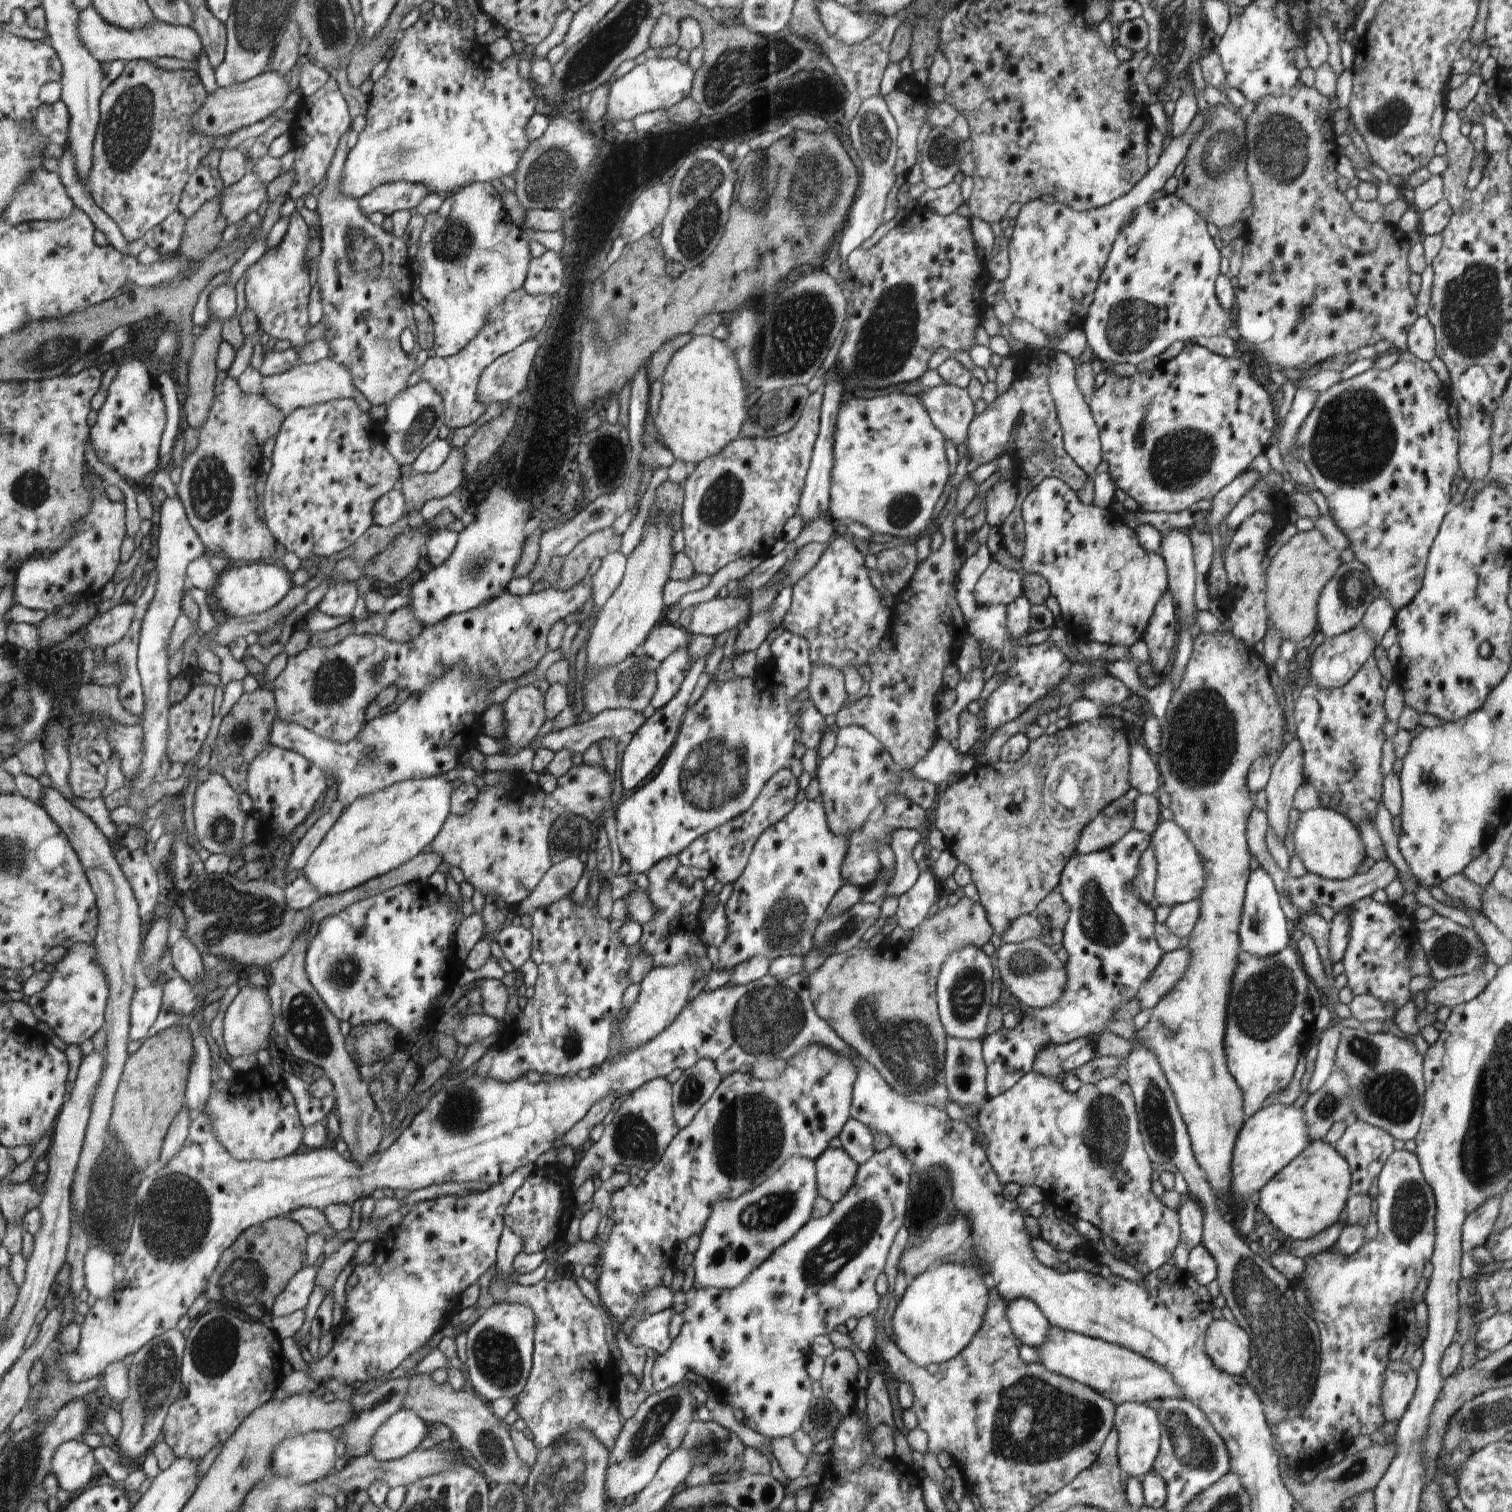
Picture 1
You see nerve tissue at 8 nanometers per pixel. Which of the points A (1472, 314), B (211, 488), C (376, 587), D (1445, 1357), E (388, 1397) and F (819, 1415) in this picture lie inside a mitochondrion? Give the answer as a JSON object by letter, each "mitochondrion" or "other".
{"A":"mitochondrion","B":"mitochondrion","C":"other","D":"other","E":"mitochondrion","F":"mitochondrion"}

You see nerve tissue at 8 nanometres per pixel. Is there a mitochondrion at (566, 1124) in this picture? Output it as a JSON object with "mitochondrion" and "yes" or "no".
{"mitochondrion":"no"}

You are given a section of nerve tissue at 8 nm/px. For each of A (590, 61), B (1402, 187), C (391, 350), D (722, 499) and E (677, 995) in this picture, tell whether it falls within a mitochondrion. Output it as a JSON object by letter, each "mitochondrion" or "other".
{"A":"mitochondrion","B":"other","C":"other","D":"mitochondrion","E":"other"}

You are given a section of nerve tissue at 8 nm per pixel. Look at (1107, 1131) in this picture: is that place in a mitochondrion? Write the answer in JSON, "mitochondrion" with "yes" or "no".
{"mitochondrion":"yes"}

